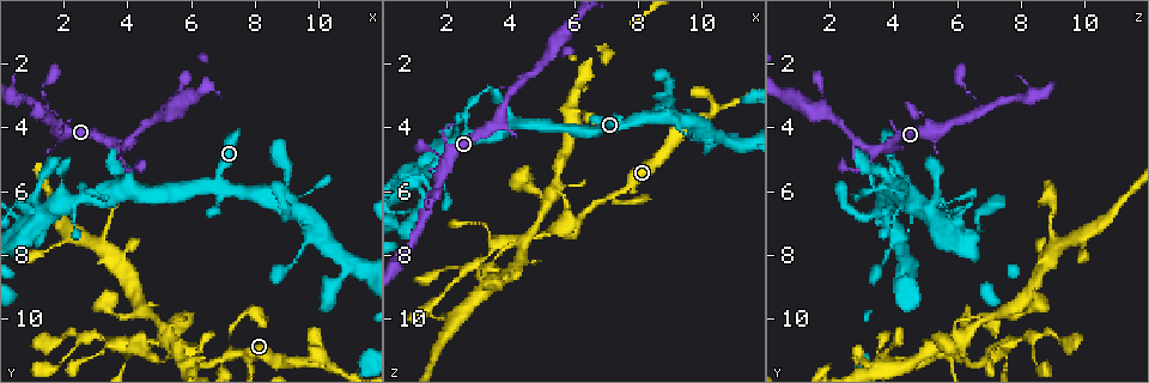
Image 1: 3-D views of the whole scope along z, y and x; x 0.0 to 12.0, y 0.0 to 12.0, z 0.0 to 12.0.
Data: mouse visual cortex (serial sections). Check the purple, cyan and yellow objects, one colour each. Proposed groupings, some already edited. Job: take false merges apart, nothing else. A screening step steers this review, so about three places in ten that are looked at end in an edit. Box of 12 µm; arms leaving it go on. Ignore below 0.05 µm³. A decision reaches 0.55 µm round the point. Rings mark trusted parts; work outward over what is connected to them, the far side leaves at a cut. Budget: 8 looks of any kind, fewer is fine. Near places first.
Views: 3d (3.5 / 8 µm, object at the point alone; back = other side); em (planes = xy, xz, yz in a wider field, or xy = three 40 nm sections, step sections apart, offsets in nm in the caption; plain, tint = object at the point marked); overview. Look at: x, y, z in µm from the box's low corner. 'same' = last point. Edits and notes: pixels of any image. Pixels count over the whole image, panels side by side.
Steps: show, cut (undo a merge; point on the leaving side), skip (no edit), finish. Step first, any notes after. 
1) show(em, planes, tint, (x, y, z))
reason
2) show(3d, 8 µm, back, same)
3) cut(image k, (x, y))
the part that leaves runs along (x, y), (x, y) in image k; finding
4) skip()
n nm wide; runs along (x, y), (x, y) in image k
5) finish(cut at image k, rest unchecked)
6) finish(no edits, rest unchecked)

show(3d, 3.5 µm, (7.4, 11.1, 6.1))
side arm on a straight run

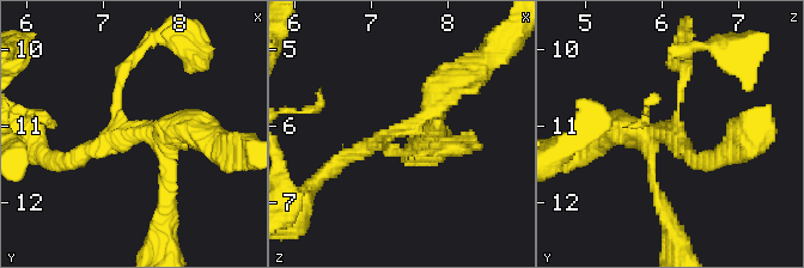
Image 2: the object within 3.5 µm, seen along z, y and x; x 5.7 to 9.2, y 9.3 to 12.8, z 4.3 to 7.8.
skip()
runs along (450, 81), (414, 125), (333, 168) in image 2; all the same cell

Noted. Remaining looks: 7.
show(3d, 8 µm, (5.3, 10.4, 6.0))
sharp bend

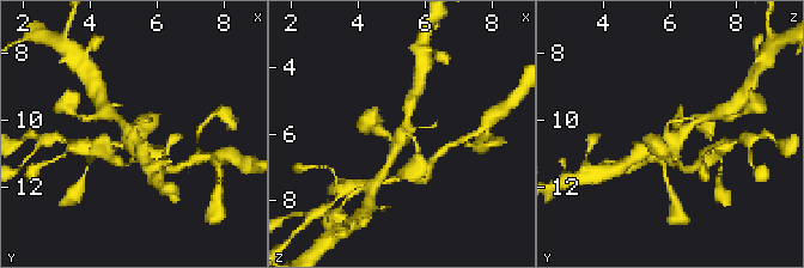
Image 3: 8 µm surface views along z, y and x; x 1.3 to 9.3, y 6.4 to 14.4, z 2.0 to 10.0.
show(em, xy, step 1, tint, (5.3, 10.4, 6.0))

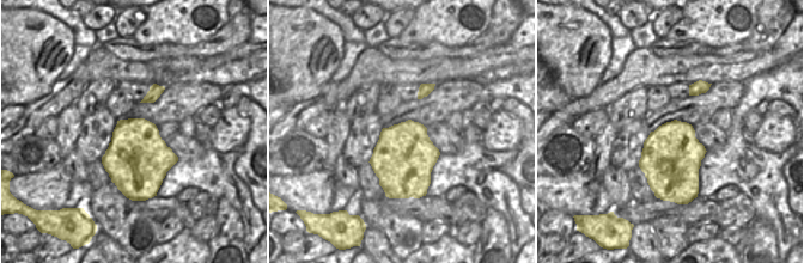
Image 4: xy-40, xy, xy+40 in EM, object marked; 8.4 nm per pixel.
skip()
runs along (418, 147), (402, 131), (390, 159) in image 3; one cell here

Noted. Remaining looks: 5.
show(3d, 3.5 µm, (2.6, 10.5, 8.5))
side arm on a straight run

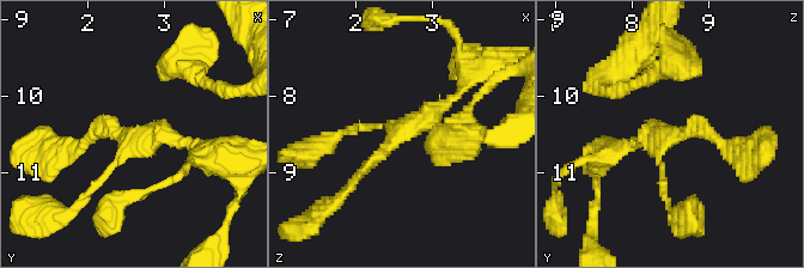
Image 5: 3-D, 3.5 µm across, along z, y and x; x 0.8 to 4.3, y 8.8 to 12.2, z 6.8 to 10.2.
show(em, xy, step 2, tint, (2.65, 10.55, 8.40))
shape alone is not enough

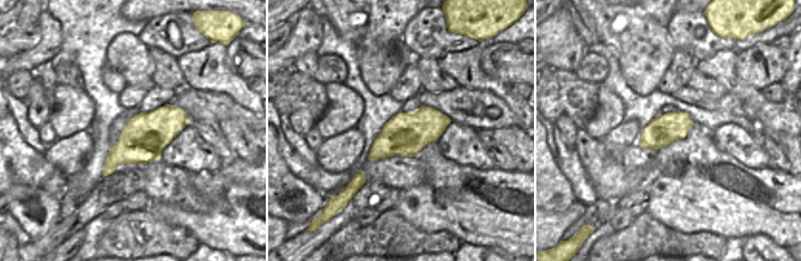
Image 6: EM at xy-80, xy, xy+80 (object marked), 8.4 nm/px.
skip()
360 nm wide; runs along (466, 81), (352, 182) in image 5; all the same cell

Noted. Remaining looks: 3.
finish(no edits, rest unchecked)

